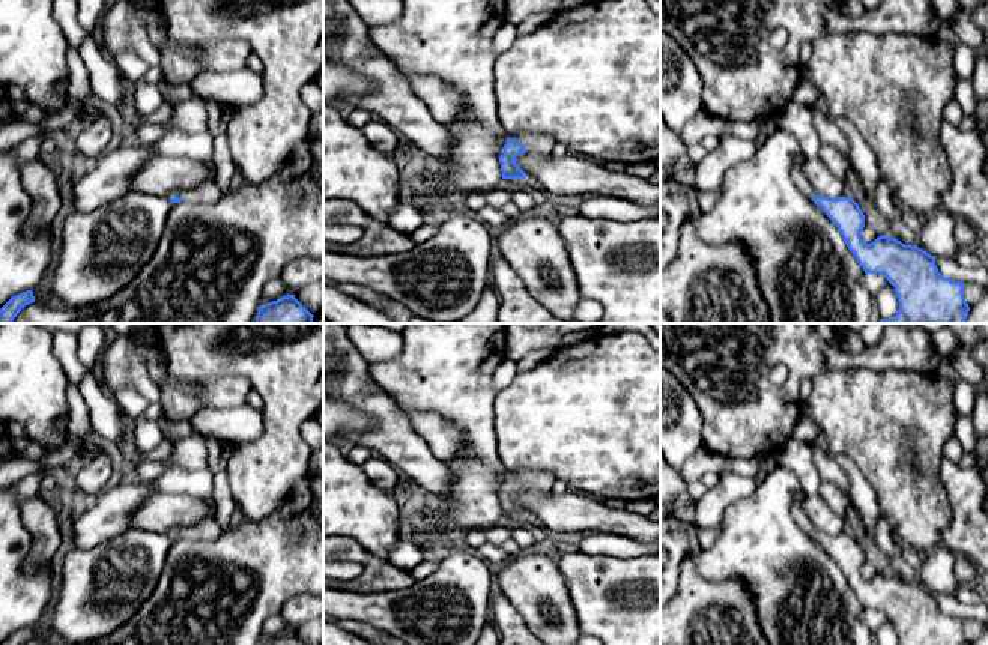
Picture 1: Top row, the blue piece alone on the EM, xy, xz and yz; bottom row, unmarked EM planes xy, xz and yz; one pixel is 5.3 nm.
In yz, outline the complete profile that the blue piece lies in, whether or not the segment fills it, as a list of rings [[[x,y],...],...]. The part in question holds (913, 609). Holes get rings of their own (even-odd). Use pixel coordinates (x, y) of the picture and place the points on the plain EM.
[[[797,490],[791,501],[796,523],[833,558],[865,610],[887,615],[895,624],[899,645],[970,645],[964,634],[964,619],[943,613],[935,594],[917,582],[905,582],[884,571],[866,580],[860,574],[865,552],[859,541],[844,532],[817,532],[802,508],[803,498],[805,493]]]

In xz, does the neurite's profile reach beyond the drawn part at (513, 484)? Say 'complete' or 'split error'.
split error

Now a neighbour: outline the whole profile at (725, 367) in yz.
[[[660,323],[660,367],[674,374],[698,404],[704,418],[704,447],[729,459],[777,454],[791,439],[794,425],[803,412],[802,380],[814,379],[821,370],[869,368],[937,373],[938,365],[940,358],[932,347],[931,334],[917,323],[884,323],[881,340],[857,355],[841,347],[838,335],[827,332],[827,323]],[[780,364],[786,367],[788,377],[783,385],[776,386],[770,370]]]

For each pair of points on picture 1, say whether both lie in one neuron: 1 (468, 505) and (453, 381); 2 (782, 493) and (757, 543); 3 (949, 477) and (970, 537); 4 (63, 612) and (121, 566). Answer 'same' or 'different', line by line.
1: same
2: same
3: same
4: same

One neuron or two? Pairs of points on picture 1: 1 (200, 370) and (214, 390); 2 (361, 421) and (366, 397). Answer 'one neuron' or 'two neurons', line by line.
1: two neurons
2: two neurons

